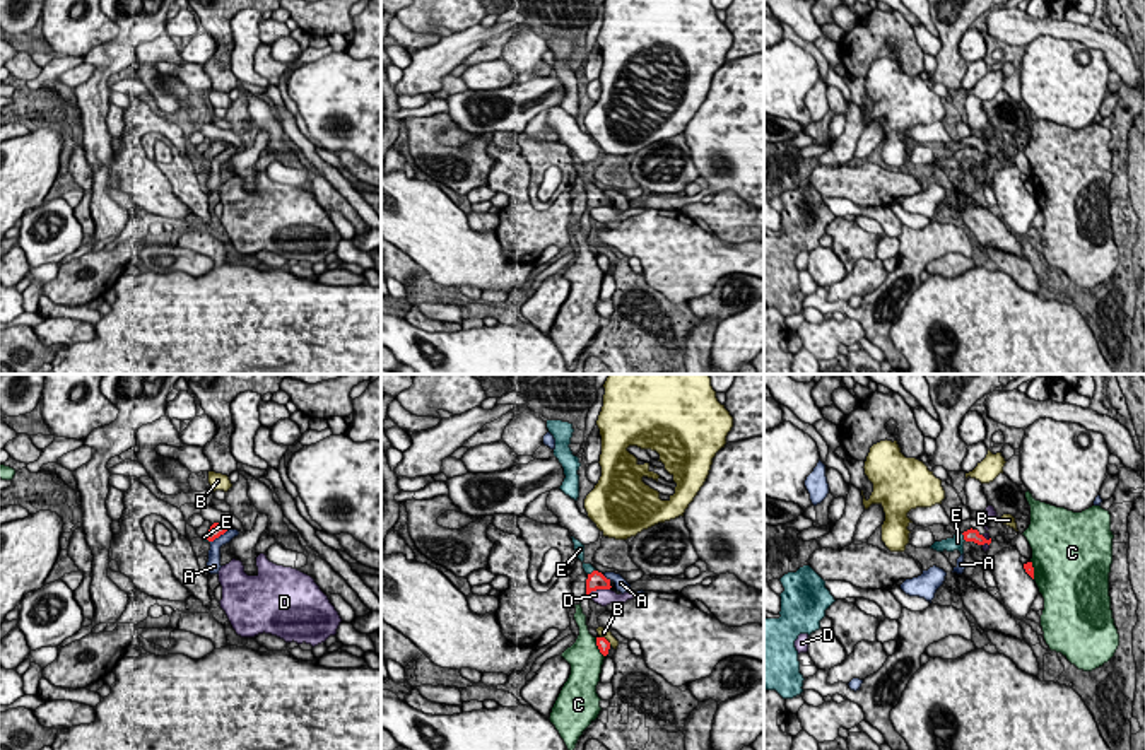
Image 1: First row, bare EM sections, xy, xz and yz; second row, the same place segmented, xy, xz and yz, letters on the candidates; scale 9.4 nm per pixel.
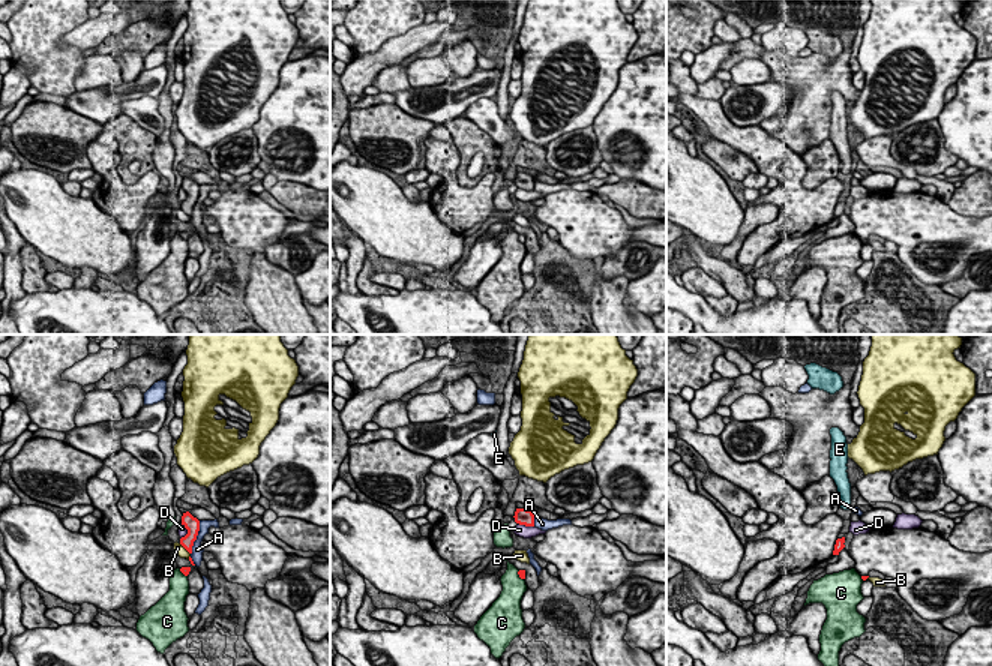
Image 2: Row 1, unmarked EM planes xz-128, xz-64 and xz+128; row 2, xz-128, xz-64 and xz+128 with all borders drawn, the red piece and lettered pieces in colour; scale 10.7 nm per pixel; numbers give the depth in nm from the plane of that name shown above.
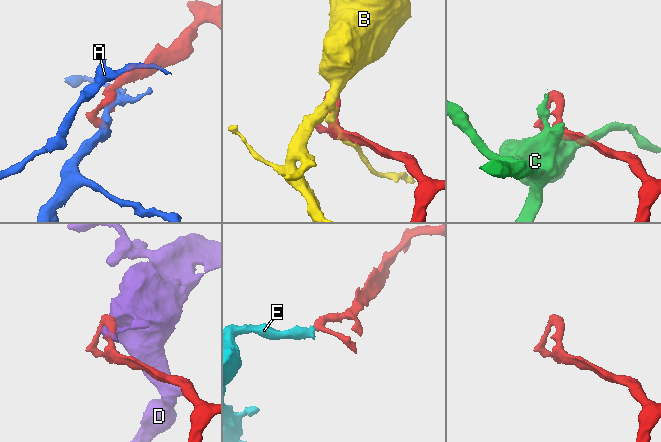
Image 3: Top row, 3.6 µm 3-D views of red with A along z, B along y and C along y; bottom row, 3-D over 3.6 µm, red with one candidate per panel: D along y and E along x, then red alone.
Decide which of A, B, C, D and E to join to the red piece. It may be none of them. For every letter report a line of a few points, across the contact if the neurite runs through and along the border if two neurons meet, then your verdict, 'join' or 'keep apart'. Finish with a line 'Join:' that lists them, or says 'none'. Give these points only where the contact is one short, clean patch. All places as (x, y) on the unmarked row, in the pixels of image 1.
A: keep apart
B: keep apart
C: keep apart
D: keep apart
E: line yz (971, 152), (964, 154), (957, 159); join
Join: E

